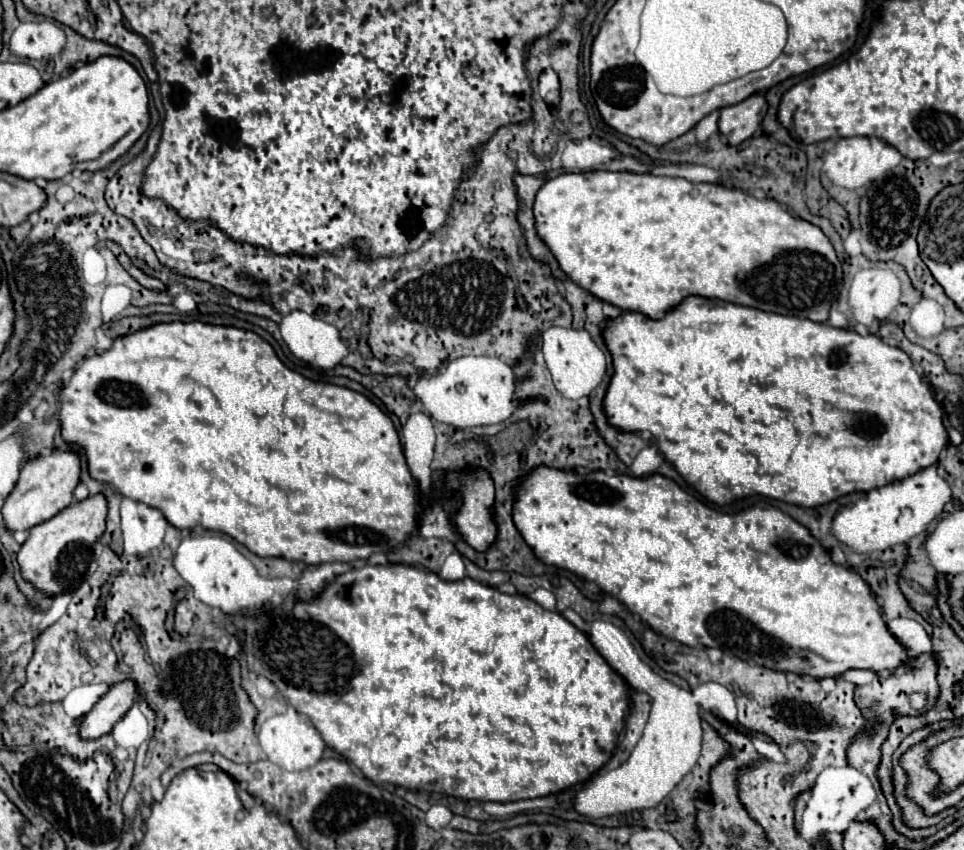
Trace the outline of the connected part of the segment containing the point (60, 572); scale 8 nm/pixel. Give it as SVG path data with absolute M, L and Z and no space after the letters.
M95 494L83 502L67 506L51 520L31 528L27 540L17 552L21 578L41 590L45 596L59 596L77 590L87 576L89 564L95 558L93 544L105 532L105 516L107 502L101 494Z

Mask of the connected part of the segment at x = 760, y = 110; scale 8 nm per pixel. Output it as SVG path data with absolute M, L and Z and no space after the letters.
M753 94L747 100L721 110L719 132L727 138L729 146L739 146L743 140L753 136L753 132L761 126L765 114L767 114L765 98L761 94Z

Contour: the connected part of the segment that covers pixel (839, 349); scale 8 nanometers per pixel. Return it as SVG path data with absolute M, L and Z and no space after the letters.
M687 296L679 306L675 306L659 320L651 320L639 312L621 312L617 318L607 318L601 336L613 360L613 376L603 398L603 410L609 426L617 428L619 432L651 432L655 446L659 452L663 452L663 458L673 464L681 478L701 496L719 506L751 494L763 494L773 500L805 508L827 504L849 492L869 492L871 488L907 478L921 468L935 464L939 450L947 446L947 430L943 426L941 404L931 396L929 386L925 386L921 376L915 372L911 358L903 350L885 344L879 336L873 334L861 336L853 330L833 328L829 324L811 322L807 318L781 316L703 296Z

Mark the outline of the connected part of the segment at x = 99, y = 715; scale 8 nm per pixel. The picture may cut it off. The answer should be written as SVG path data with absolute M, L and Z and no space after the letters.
M131 680L111 686L105 696L83 716L79 724L79 734L83 740L97 740L111 732L117 720L123 718L123 712L133 706L137 700L137 688Z

